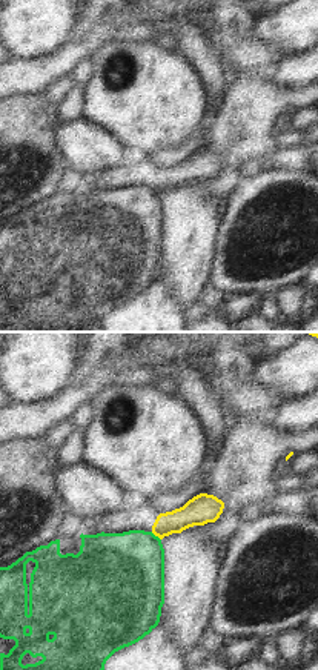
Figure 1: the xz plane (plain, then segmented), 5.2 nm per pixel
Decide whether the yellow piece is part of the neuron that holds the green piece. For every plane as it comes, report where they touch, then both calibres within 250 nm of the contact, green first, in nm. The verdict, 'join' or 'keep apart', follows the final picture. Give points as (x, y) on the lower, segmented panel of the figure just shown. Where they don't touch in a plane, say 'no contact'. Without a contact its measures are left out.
(154, 535) | 420/140 nm

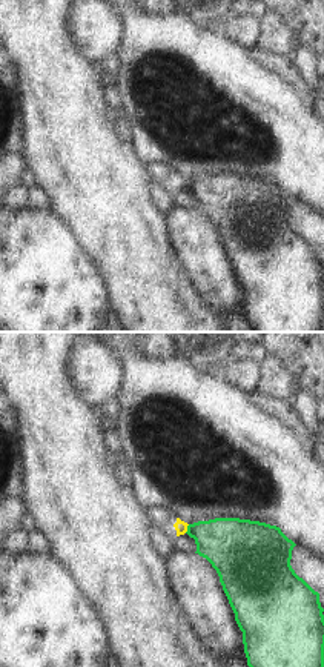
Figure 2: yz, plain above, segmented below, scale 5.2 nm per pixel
(188, 529) | 300/70 nm

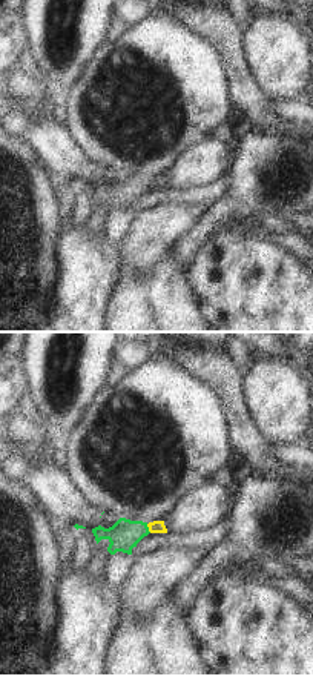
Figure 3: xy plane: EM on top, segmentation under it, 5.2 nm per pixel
(148, 529) | 160/60 nm

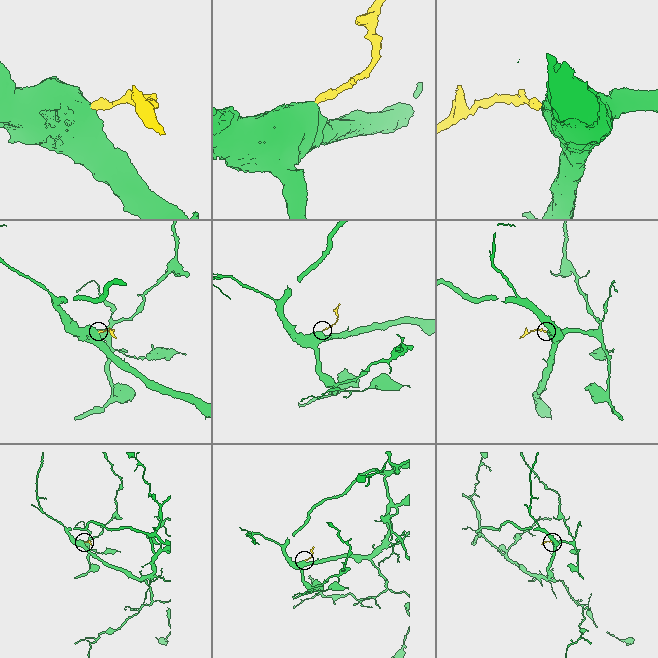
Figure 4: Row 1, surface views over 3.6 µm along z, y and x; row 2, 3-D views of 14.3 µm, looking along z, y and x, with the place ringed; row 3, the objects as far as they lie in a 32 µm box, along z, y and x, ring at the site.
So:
keep apart

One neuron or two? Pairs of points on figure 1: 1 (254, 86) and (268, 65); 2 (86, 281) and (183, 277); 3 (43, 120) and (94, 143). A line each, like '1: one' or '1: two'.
1: two
2: two
3: two

